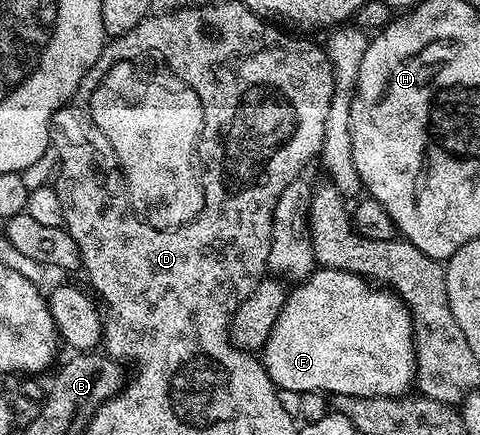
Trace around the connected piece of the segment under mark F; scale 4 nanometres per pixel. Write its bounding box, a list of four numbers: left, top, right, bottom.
[261,267,415,397]

